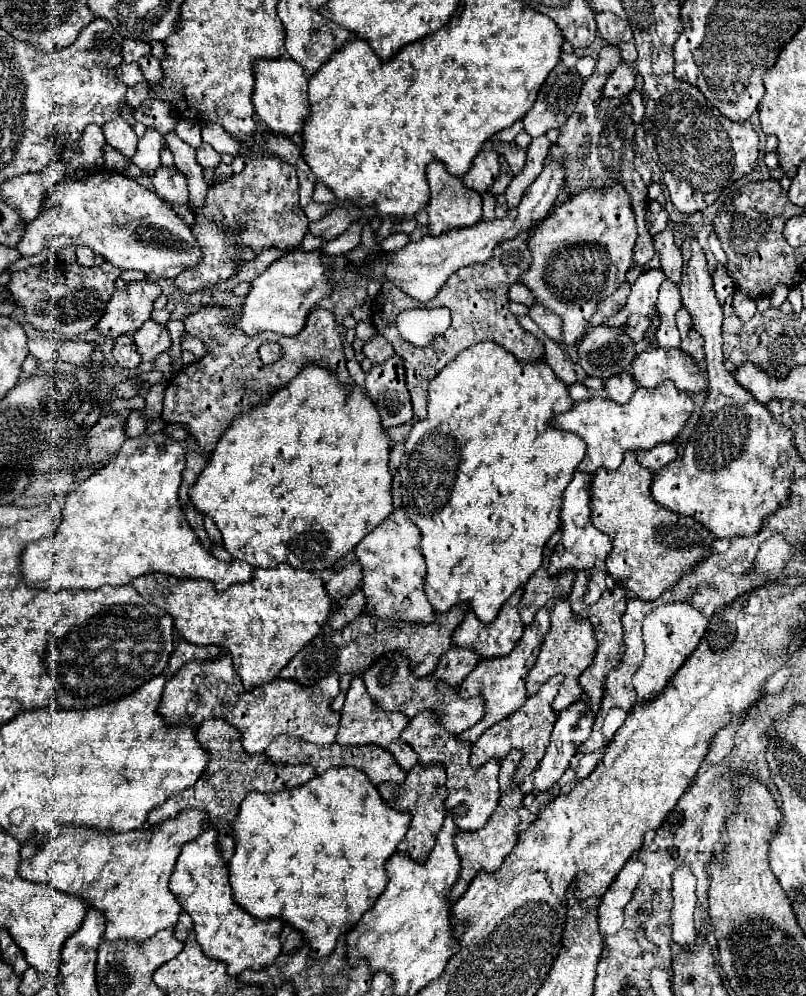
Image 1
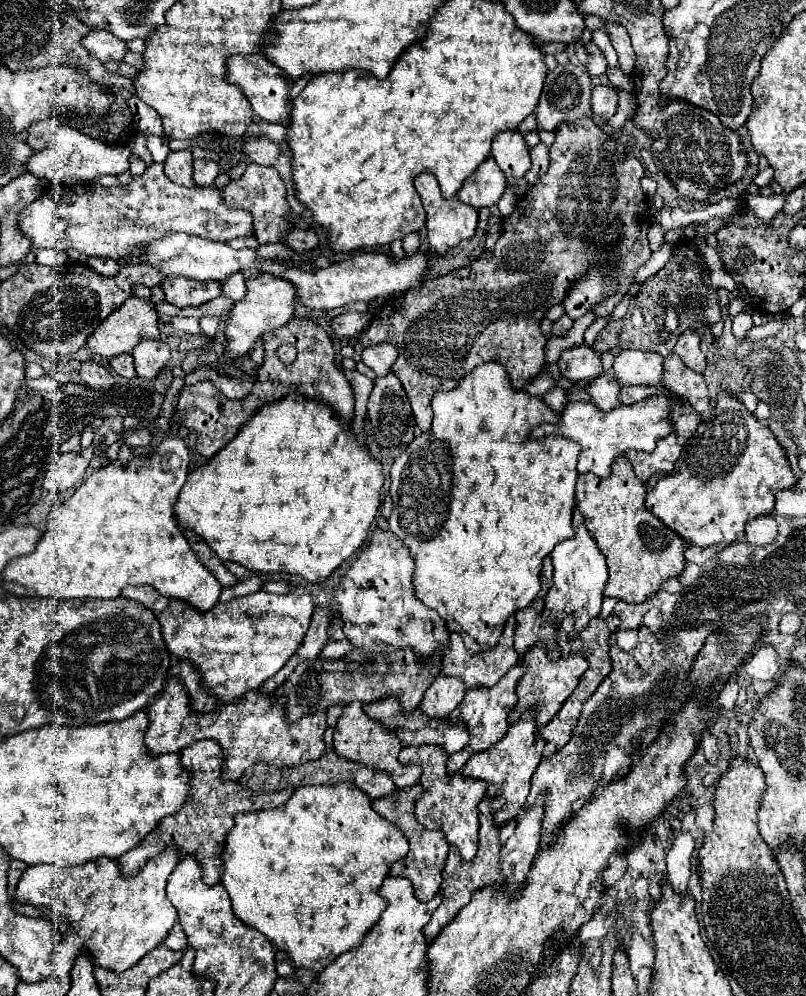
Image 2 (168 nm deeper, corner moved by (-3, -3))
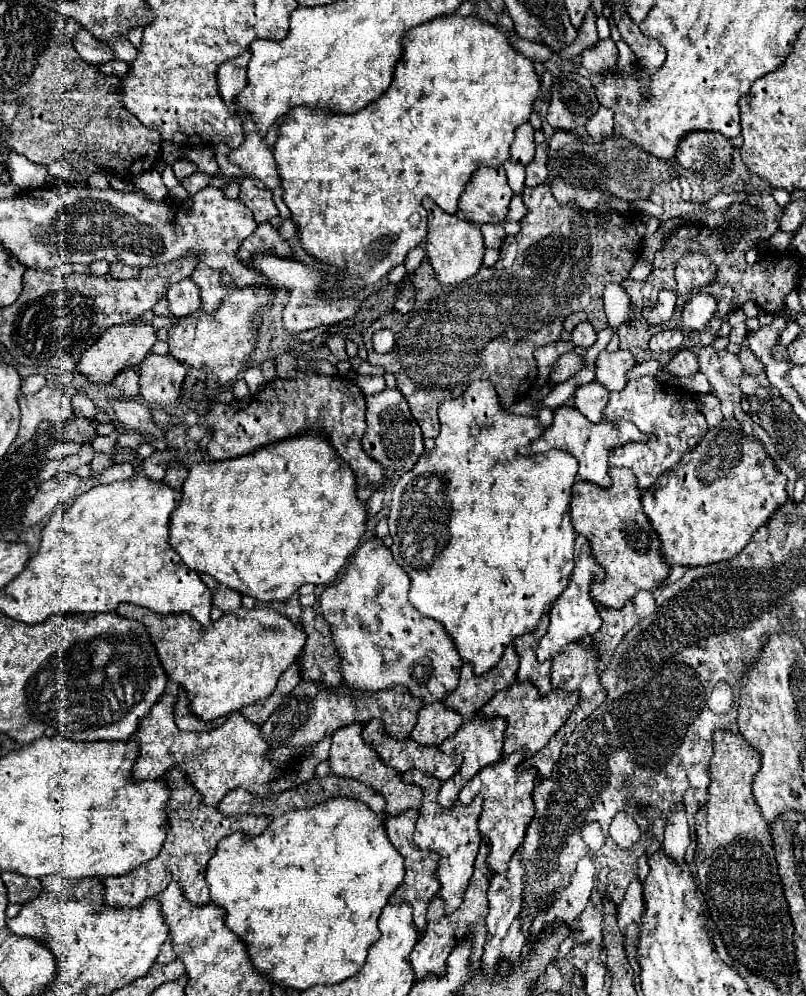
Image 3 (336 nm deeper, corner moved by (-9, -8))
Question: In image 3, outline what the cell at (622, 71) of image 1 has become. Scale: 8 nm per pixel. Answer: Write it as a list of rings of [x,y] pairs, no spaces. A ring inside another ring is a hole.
[[[599,108],[591,120],[585,124],[587,134],[593,138],[593,142],[603,142],[613,136],[613,112],[611,108]]]

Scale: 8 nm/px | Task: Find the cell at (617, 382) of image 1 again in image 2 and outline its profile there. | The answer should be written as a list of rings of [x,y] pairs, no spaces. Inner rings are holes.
[[[611,373],[599,375],[587,387],[587,393],[591,395],[591,403],[603,411],[611,411],[613,407],[619,405],[617,403],[617,391],[621,391],[621,385],[617,383],[617,379],[613,379]]]

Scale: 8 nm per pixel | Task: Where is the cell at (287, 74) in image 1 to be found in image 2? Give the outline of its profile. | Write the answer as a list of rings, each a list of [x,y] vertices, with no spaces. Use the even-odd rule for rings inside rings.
[[[255,53],[255,55],[233,55],[233,57],[229,57],[227,79],[229,79],[229,83],[235,83],[243,89],[243,93],[249,99],[255,115],[259,115],[263,121],[289,127],[289,119],[291,119],[289,93],[291,93],[291,87],[293,87],[293,79],[285,79],[281,75],[281,69],[273,67],[273,63],[269,63],[265,59],[265,55]]]

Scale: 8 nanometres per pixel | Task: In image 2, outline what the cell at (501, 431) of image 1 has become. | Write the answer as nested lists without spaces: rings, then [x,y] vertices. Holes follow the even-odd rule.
[[[483,363],[481,367],[475,367],[463,381],[451,389],[451,391],[439,391],[431,399],[433,407],[433,423],[431,429],[419,437],[415,437],[407,449],[395,459],[391,467],[391,497],[393,497],[393,513],[389,517],[389,529],[411,549],[411,555],[415,559],[415,575],[413,575],[413,585],[415,585],[415,595],[431,609],[435,609],[447,623],[449,631],[457,631],[467,649],[471,653],[479,653],[485,649],[491,649],[497,645],[499,635],[505,627],[505,621],[509,619],[511,613],[517,609],[529,605],[535,595],[539,593],[539,571],[541,571],[541,561],[545,555],[553,551],[553,547],[561,539],[573,537],[573,527],[571,527],[571,515],[575,507],[575,483],[577,483],[577,455],[579,447],[577,443],[563,439],[563,437],[531,437],[531,429],[539,423],[557,423],[559,413],[553,411],[541,397],[529,395],[525,391],[517,391],[511,385],[509,373],[501,363]]]

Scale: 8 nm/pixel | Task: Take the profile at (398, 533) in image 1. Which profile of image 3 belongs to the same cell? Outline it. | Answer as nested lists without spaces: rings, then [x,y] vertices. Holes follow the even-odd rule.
[[[371,538],[355,552],[353,560],[347,566],[345,576],[339,582],[333,582],[321,594],[321,614],[331,626],[333,644],[339,654],[339,666],[343,680],[349,688],[379,692],[393,686],[405,686],[411,696],[419,698],[423,704],[433,704],[445,698],[445,694],[453,692],[459,682],[459,672],[463,666],[461,656],[453,648],[451,638],[443,630],[443,626],[431,618],[425,618],[411,606],[409,598],[409,576],[399,568],[393,560],[391,550],[383,544],[381,538]]]

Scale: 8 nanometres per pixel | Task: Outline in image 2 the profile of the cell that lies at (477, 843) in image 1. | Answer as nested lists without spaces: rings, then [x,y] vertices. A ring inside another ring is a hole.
[[[487,797],[479,803],[479,819],[481,819],[481,829],[479,829],[479,851],[475,855],[475,859],[471,861],[463,861],[457,847],[451,847],[449,855],[447,855],[447,861],[445,861],[445,869],[443,869],[443,901],[441,905],[433,911],[431,915],[431,921],[429,925],[425,927],[425,937],[427,941],[431,941],[455,915],[461,907],[465,907],[471,899],[471,893],[481,889],[481,887],[487,887],[487,885],[499,885],[503,883],[503,877],[501,877],[501,867],[499,867],[499,851],[501,851],[501,841],[499,841],[499,831],[501,831],[501,825],[495,823],[495,811],[499,811],[501,807],[505,805],[505,799],[503,797]]]

